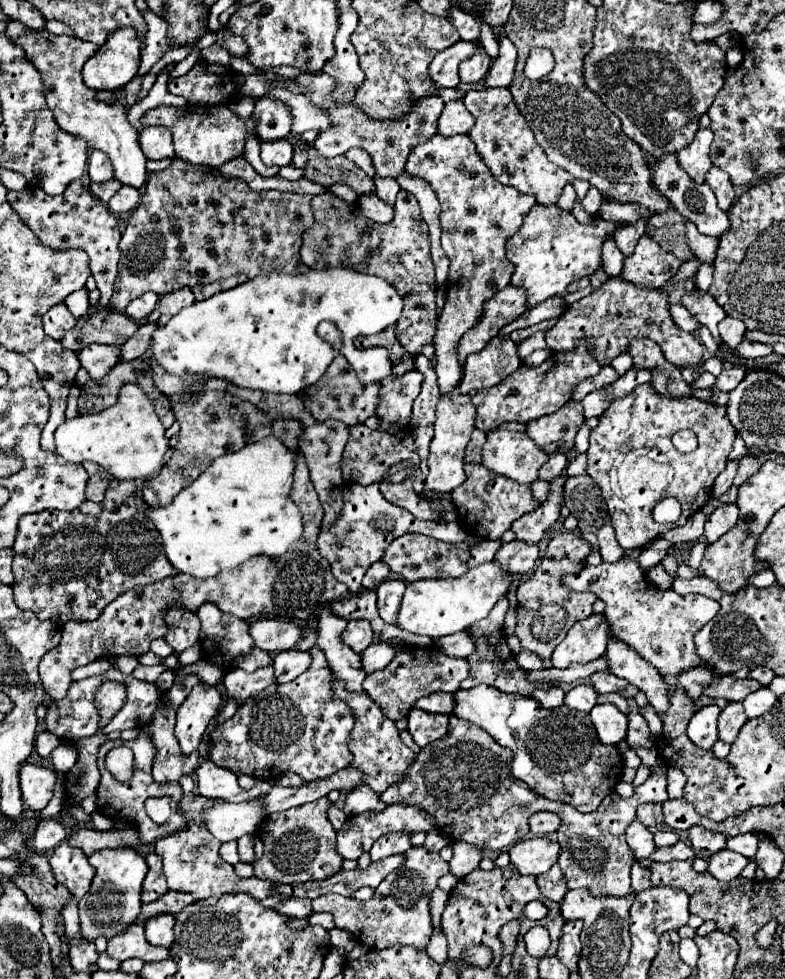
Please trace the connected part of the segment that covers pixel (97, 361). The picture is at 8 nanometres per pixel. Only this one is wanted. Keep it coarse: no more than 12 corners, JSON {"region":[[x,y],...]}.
{"region":[[90,344],[78,352],[90,378],[102,380],[120,362],[120,348]]}

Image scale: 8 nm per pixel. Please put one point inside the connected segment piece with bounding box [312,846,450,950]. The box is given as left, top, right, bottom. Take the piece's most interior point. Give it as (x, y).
(398, 913)

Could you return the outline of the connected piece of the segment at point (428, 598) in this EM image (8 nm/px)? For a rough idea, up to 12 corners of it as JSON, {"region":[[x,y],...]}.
{"region":[[484,562],[406,586],[396,624],[440,638],[468,630],[508,594]]}

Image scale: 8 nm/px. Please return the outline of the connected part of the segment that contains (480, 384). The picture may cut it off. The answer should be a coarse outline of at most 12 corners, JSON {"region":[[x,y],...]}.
{"region":[[510,336],[470,354],[460,392],[492,388],[522,366]]}

